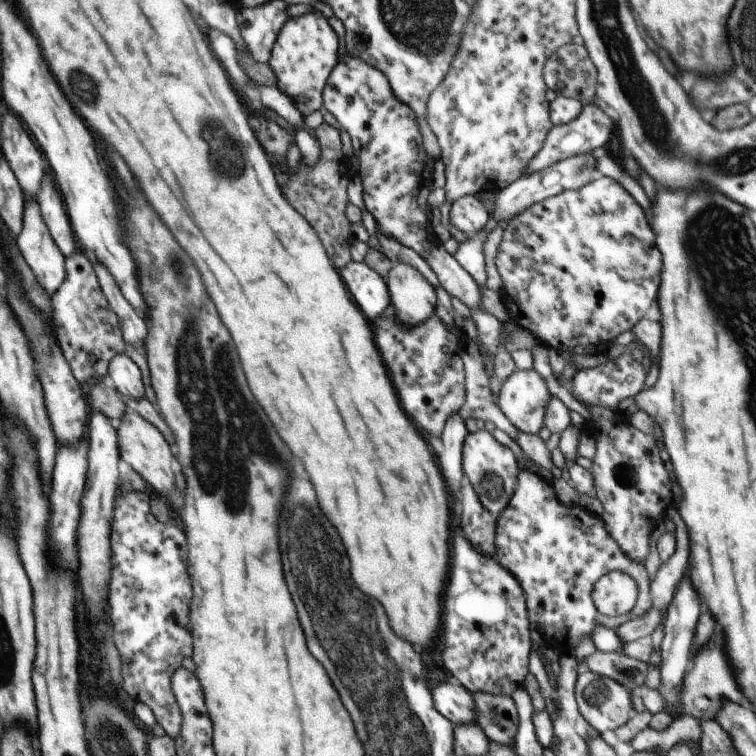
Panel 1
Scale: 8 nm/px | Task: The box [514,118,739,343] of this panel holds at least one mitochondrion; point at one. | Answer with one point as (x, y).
(577, 169)

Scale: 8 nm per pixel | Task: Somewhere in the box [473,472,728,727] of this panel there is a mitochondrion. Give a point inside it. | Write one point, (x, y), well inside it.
(596, 695)

